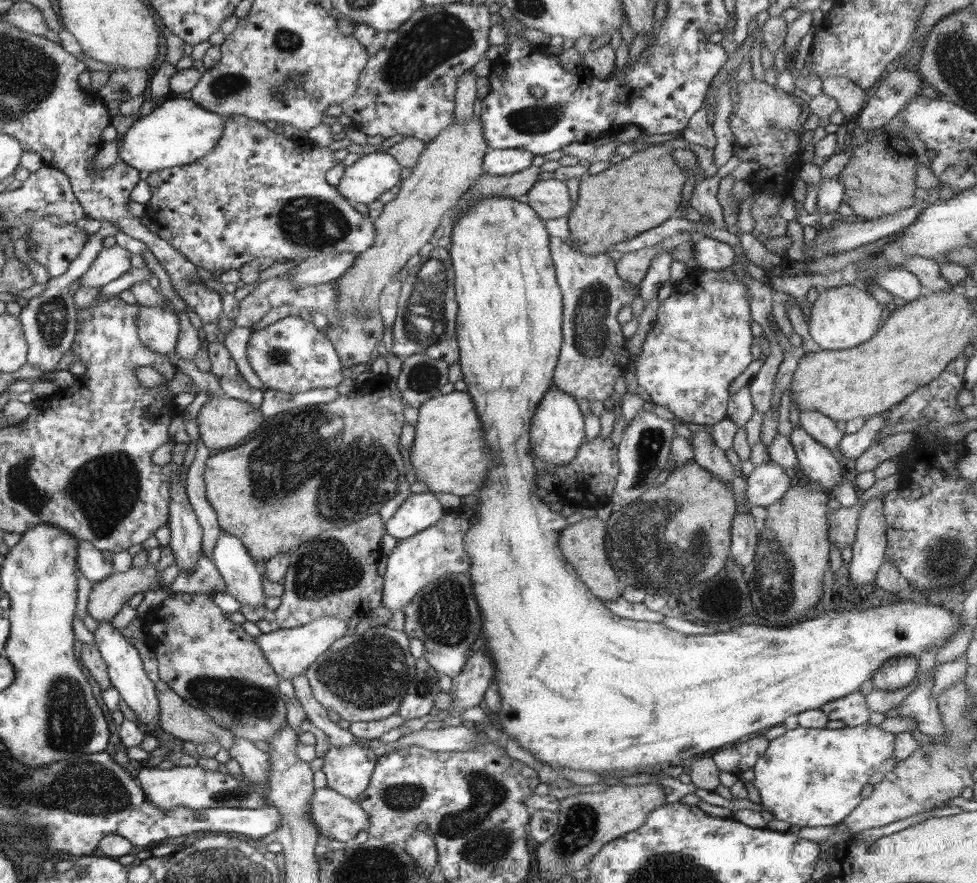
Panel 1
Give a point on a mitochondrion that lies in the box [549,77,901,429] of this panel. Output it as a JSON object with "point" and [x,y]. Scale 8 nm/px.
{"point":[591,309]}

